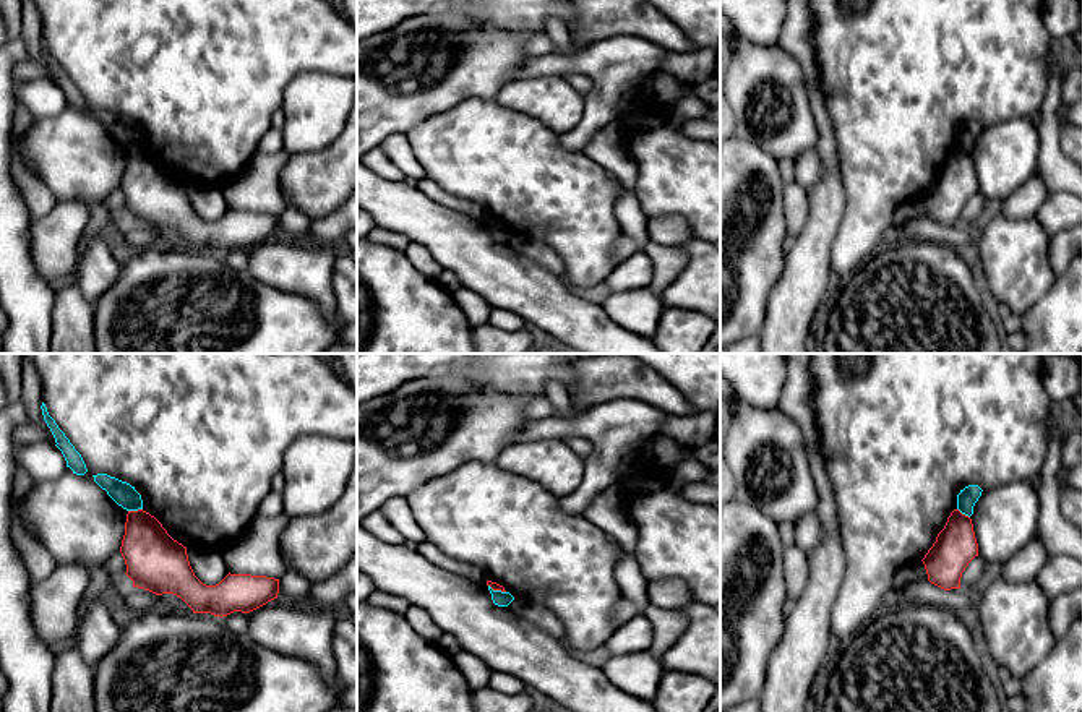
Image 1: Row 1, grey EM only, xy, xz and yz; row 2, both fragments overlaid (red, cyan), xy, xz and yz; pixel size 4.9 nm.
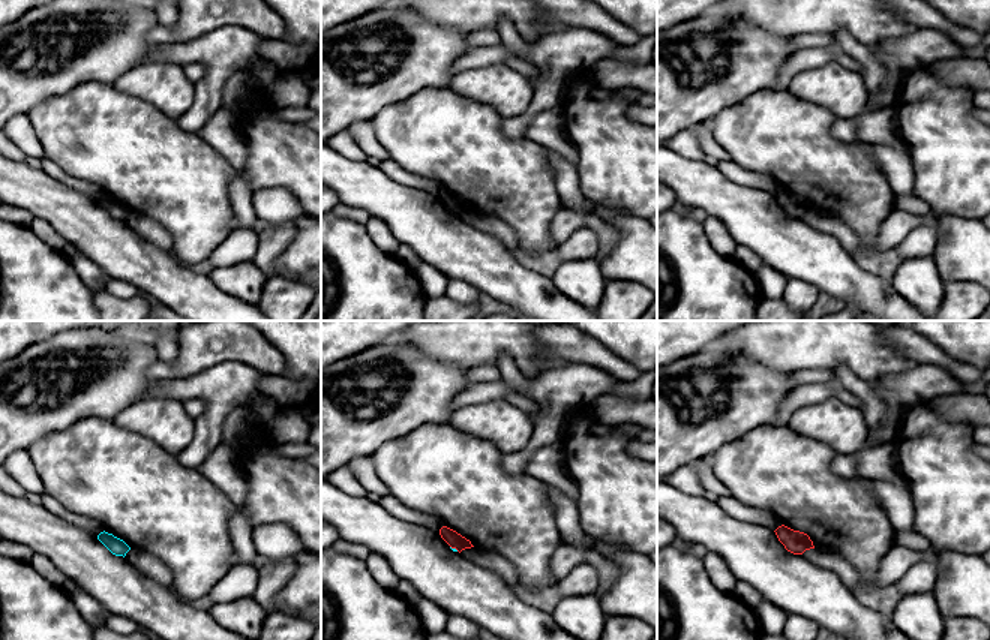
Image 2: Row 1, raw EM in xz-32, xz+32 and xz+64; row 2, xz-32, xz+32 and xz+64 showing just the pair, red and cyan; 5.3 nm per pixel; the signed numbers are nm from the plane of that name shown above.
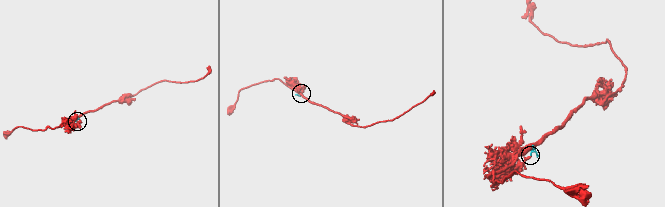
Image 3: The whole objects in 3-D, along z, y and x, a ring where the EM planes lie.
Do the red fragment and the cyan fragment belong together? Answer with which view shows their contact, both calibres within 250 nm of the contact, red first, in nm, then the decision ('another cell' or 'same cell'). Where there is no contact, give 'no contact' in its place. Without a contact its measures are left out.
xy | 280/120 nm | another cell

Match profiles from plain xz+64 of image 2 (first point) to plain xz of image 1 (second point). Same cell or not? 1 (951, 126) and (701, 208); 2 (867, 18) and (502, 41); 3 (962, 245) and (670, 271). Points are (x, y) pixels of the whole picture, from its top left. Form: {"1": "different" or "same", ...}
{"1": "same", "2": "different", "3": "different"}

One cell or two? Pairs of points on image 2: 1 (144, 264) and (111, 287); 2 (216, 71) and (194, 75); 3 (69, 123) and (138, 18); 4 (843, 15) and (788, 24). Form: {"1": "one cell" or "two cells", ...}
{"1": "two cells", "2": "two cells", "3": "two cells", "4": "one cell"}

